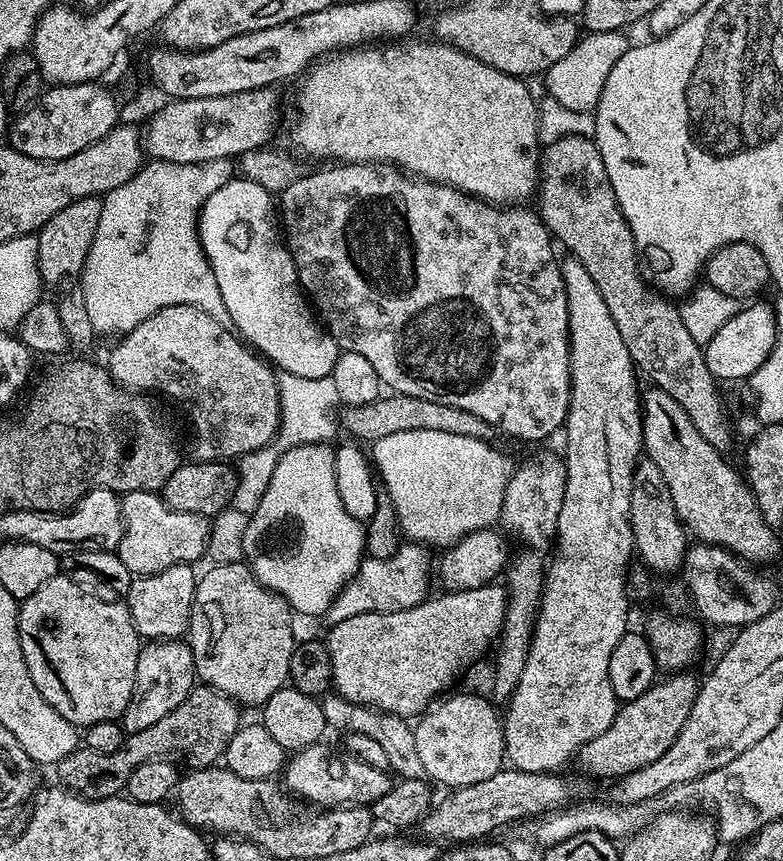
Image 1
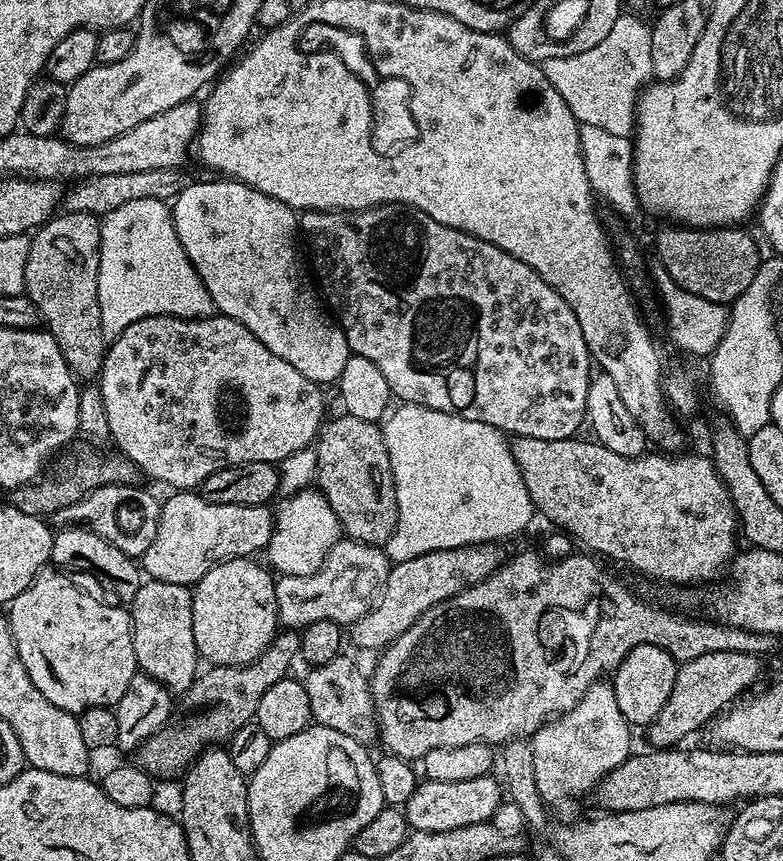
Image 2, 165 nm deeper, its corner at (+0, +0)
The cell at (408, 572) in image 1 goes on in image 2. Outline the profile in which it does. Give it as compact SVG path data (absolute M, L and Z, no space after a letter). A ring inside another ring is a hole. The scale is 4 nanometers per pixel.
M341 538L327 552L322 566L313 575L280 576L275 584L277 621L287 629L302 630L314 622L330 621L341 626L351 626L372 608L374 599L384 587L389 576L391 561L379 545L358 543L357 540Z

